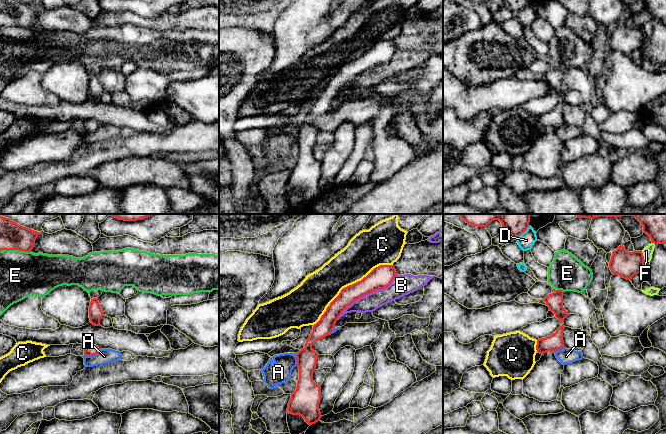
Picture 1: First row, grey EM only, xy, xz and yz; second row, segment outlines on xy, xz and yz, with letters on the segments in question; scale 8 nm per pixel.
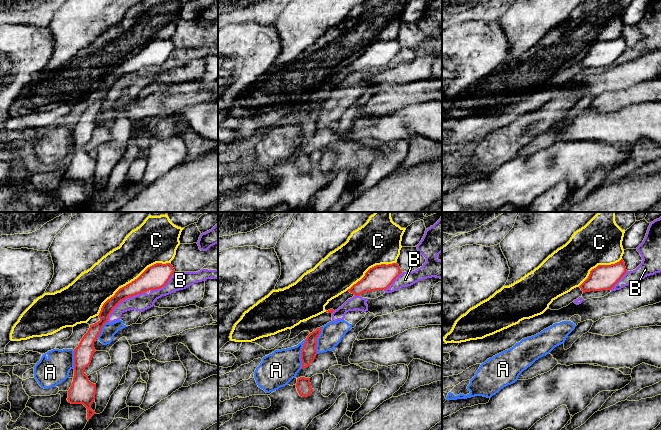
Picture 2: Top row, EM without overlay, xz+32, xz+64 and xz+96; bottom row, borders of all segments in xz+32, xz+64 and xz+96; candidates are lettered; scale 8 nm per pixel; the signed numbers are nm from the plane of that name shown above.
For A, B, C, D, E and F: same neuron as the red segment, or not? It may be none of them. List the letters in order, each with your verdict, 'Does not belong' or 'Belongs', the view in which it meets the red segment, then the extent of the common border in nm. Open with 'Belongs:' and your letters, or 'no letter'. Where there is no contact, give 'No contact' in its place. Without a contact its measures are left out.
Belongs: no letter
A: Does not belong. Touches red in xy. Shared border 140 nm
B: Does not belong. Touches red in xz. Shared border 600 nm
C: Does not belong. Touches red in xz. Shared border 800 nm
D: Does not belong. Touches red in yz. Shared border 160 nm
E: Does not belong. Touches red in xy. Shared border 240 nm
F: Does not belong. Touches red in yz. Shared border 90 nm

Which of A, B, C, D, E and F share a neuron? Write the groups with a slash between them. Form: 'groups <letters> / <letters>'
groups A B / C / D / E / F

